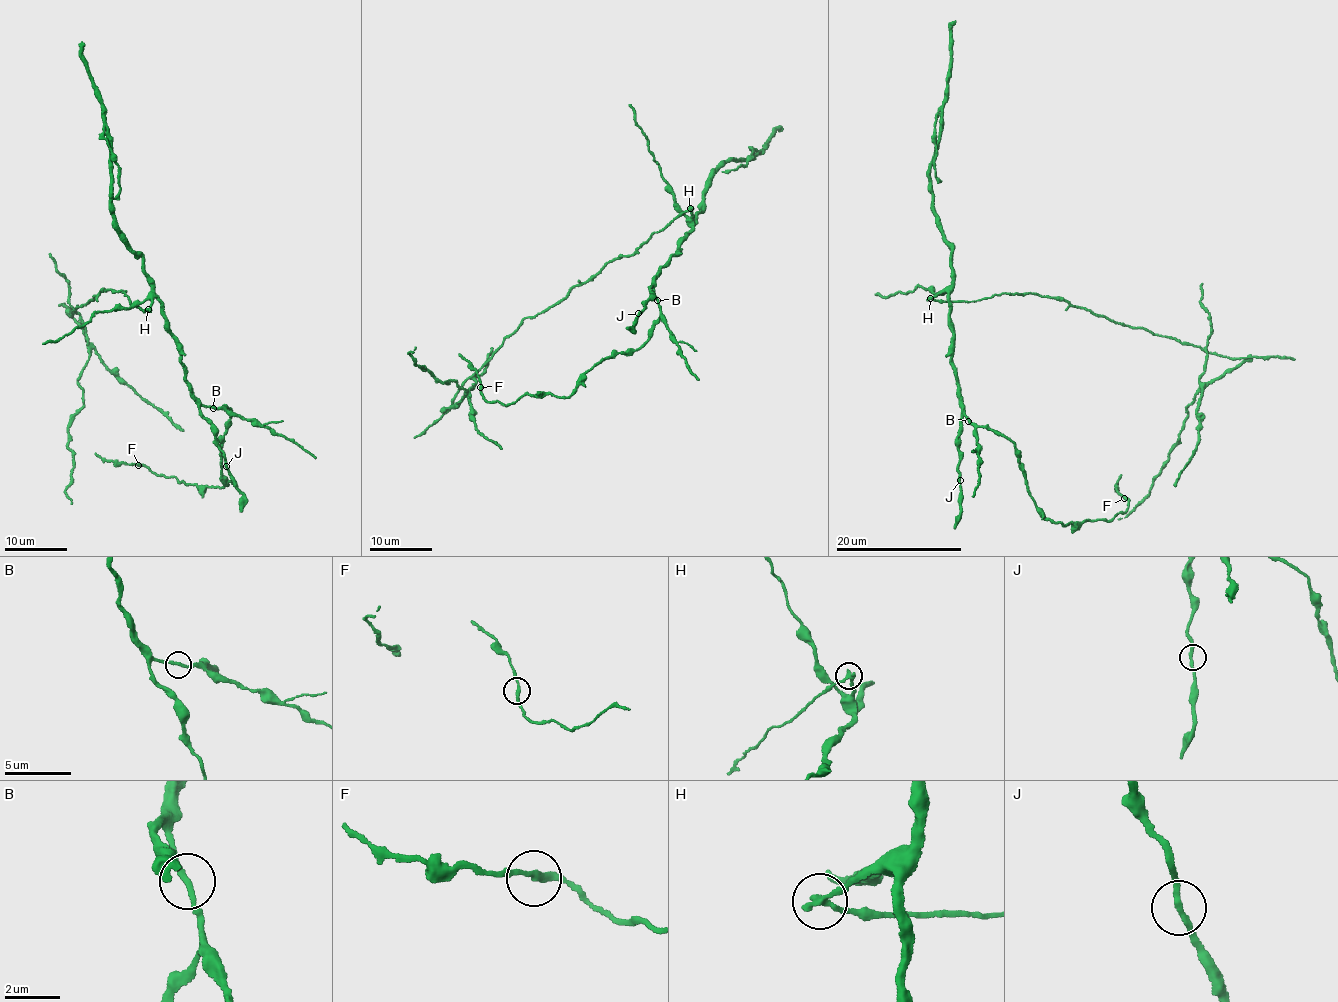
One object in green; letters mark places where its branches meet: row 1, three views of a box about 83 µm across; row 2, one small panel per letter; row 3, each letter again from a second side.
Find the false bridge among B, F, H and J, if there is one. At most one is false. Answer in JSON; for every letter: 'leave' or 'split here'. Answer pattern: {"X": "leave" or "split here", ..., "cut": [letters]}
{"B": "leave", "F": "leave", "H": "split here", "J": "leave", "cut": ["H"]}

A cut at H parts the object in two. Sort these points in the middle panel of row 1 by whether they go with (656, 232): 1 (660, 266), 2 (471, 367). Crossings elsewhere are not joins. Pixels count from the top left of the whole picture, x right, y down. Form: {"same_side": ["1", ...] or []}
{"same_side": []}

